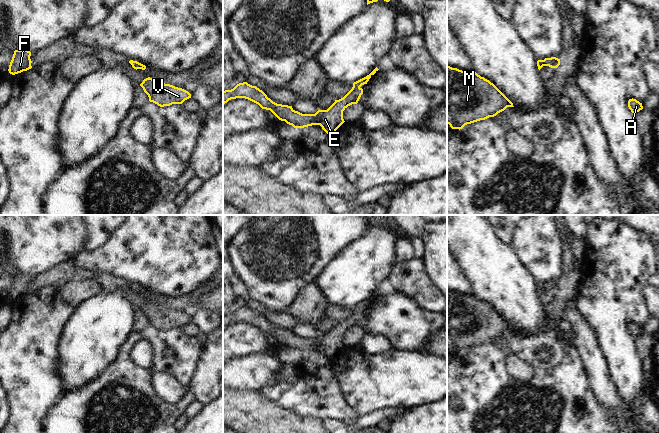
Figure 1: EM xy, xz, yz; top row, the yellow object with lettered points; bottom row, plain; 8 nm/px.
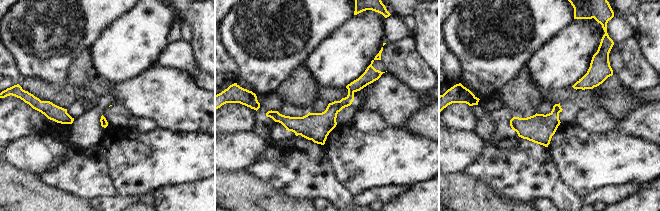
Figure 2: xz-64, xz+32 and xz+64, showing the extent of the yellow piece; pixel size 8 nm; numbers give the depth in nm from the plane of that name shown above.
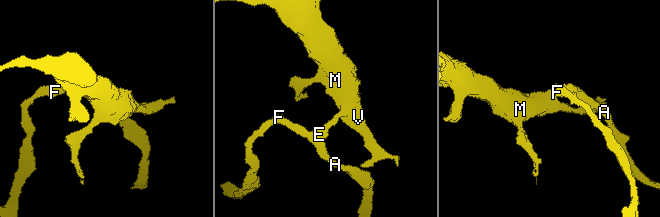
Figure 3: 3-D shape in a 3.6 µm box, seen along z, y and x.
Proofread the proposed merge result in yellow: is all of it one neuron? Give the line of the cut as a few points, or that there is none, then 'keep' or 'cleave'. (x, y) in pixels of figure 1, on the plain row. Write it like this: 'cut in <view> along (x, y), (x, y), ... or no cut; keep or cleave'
no cut; keep

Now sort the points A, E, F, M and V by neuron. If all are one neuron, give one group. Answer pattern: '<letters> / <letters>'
A E F M V

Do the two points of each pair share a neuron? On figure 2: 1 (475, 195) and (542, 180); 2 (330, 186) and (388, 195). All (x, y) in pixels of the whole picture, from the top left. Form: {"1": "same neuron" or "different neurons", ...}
{"1": "different neurons", "2": "different neurons"}

